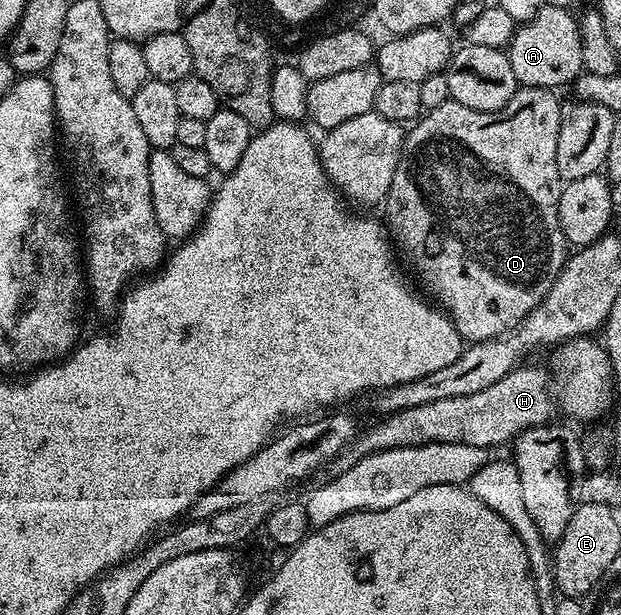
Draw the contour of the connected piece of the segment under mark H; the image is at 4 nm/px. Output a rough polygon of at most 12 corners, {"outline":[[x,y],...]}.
{"outline":[[519,365],[463,397],[386,414],[352,458],[420,443],[492,449],[555,413]]}

